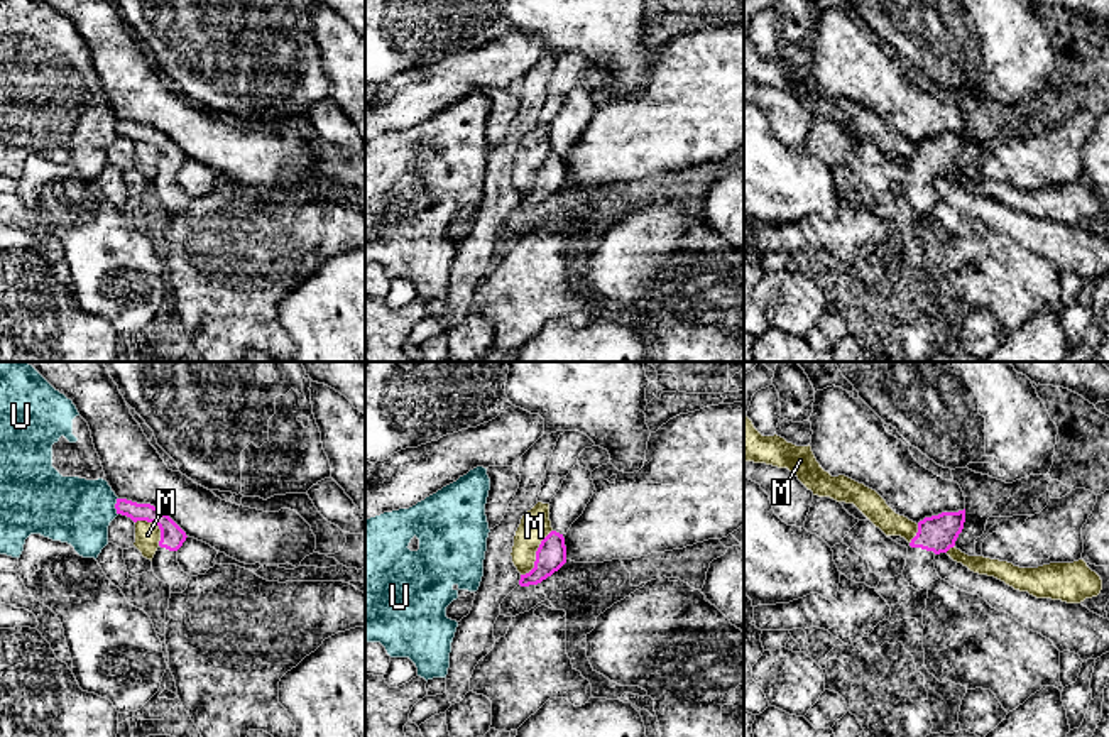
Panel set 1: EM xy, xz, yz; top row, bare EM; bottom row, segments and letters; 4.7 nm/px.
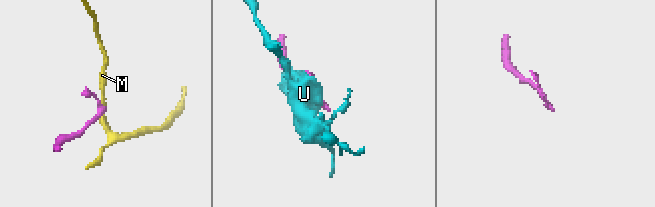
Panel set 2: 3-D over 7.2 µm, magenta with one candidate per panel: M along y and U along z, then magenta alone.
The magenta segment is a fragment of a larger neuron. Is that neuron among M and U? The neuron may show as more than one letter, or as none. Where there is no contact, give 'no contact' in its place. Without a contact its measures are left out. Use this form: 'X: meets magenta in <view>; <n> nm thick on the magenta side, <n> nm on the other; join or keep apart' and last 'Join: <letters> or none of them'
M: meets magenta in xz; 140 nm thick on the magenta side, 150 nm on the other; keep apart
U: meets magenta in xy; 80 nm thick on the magenta side, 320 nm on the other; keep apart
Join: none of them

